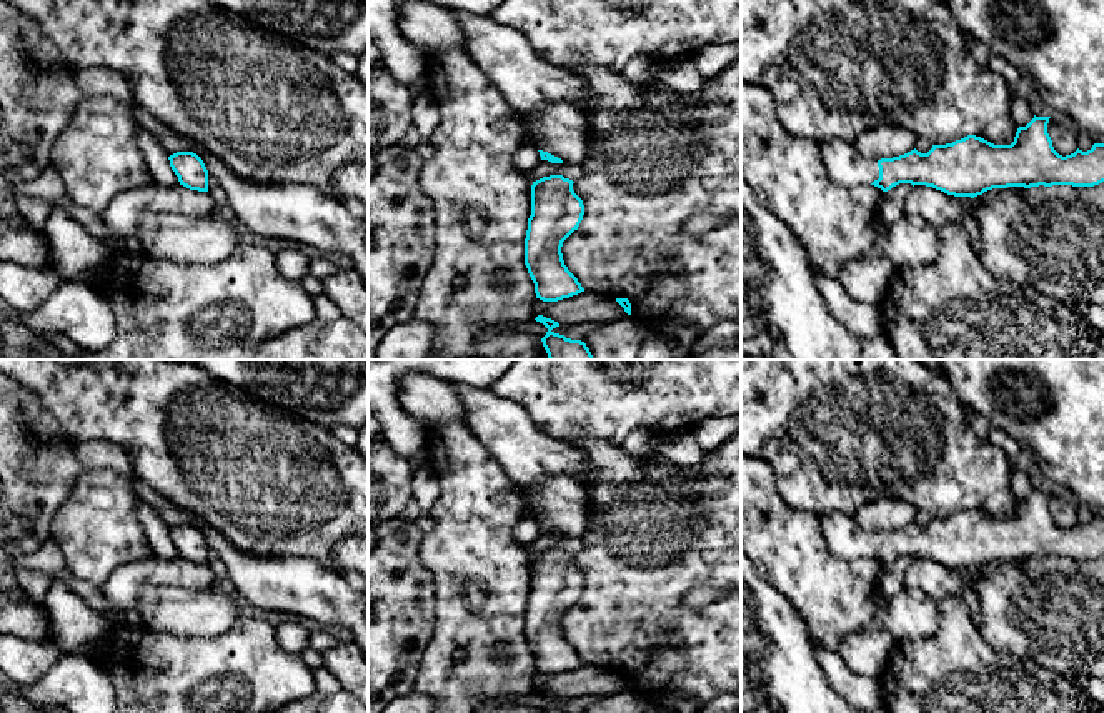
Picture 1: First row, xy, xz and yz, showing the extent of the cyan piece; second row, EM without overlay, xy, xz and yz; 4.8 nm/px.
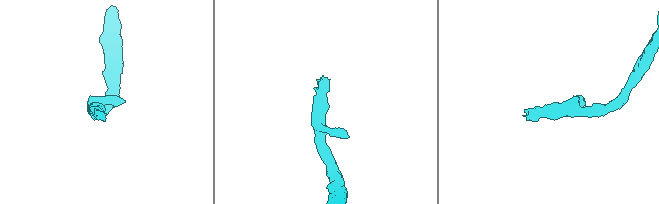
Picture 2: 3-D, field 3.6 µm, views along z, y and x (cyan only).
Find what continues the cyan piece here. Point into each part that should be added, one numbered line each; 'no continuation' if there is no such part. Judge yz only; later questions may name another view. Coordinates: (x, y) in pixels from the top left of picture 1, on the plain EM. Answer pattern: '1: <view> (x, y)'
1: yz (845, 538)

